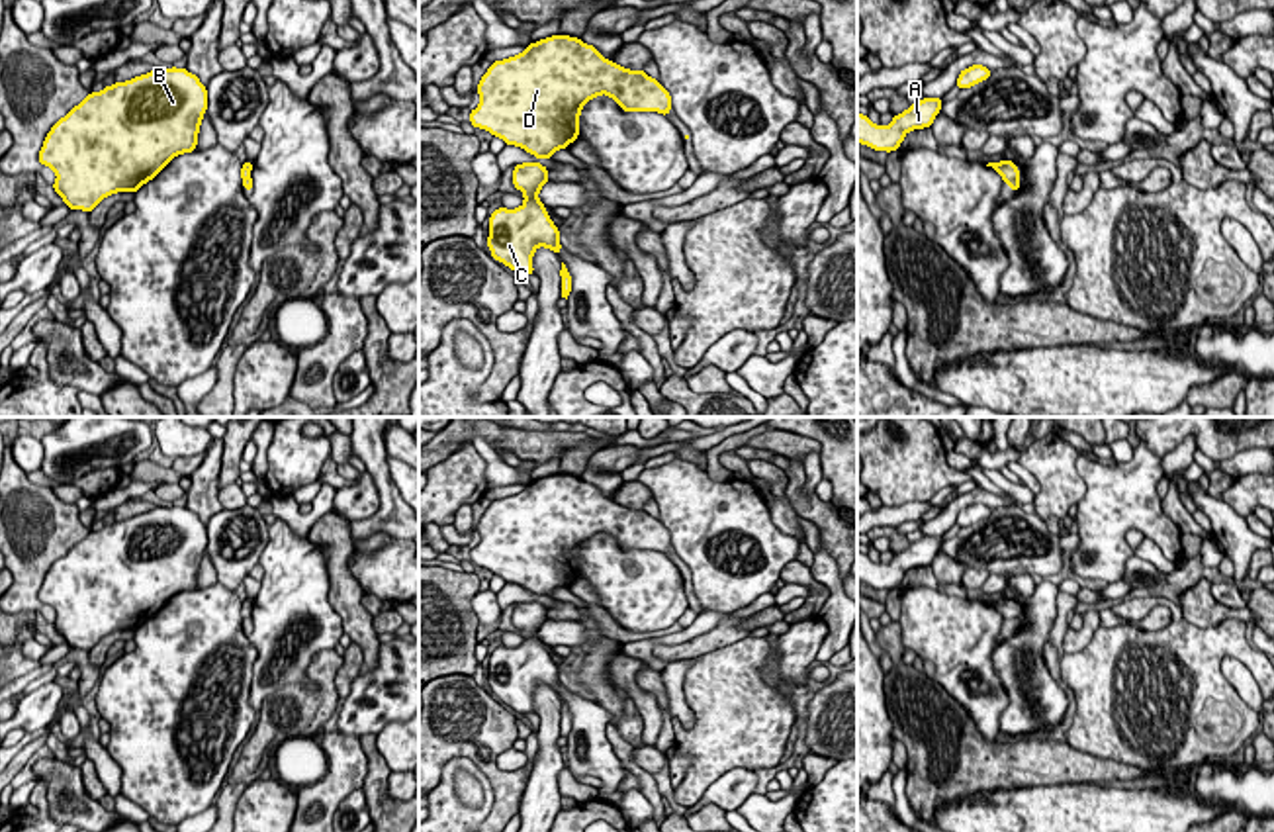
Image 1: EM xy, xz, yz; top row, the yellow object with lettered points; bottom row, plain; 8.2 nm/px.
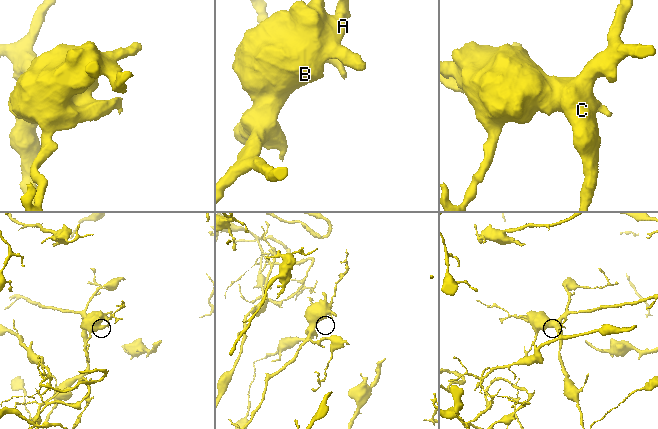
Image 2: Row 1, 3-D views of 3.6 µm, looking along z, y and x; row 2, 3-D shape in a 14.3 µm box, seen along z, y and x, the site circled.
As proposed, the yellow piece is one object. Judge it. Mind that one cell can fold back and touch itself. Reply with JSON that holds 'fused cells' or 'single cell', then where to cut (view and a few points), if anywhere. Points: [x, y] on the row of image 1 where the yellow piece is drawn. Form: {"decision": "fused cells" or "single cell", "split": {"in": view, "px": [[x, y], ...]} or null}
{"decision": "single cell", "split": null}

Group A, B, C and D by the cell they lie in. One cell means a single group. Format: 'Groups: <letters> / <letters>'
Groups: A B C D

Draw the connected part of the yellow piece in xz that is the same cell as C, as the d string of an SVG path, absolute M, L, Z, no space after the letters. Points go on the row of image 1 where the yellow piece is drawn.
M534 162L515 164L513 186L524 194L517 209L499 208L489 217L487 247L491 256L519 274L534 274L532 256L538 247L560 254L560 229L538 200L548 182L548 168Z

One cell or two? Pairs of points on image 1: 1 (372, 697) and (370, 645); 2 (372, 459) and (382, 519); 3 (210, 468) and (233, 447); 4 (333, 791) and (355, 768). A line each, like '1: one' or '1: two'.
1: two
2: one
3: two
4: one

